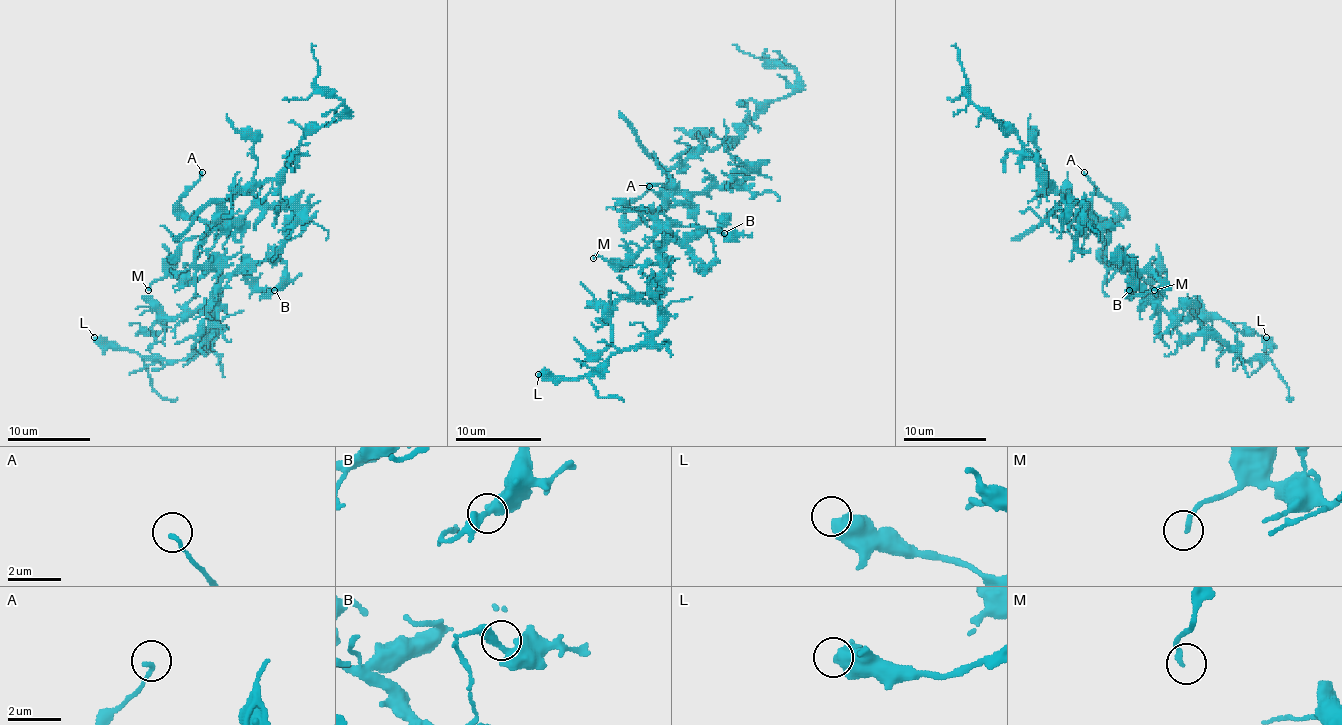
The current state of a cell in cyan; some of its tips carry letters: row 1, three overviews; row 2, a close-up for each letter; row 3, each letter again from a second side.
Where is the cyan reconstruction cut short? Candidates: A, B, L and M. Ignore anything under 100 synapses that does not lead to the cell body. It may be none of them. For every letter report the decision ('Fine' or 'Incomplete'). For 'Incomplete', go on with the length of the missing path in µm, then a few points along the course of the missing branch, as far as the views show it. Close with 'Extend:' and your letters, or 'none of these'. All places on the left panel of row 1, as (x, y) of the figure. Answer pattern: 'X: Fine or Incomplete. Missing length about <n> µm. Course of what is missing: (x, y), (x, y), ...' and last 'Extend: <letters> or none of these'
A: Fine
B: Fine
L: Fine
M: Fine
Extend: none of these

